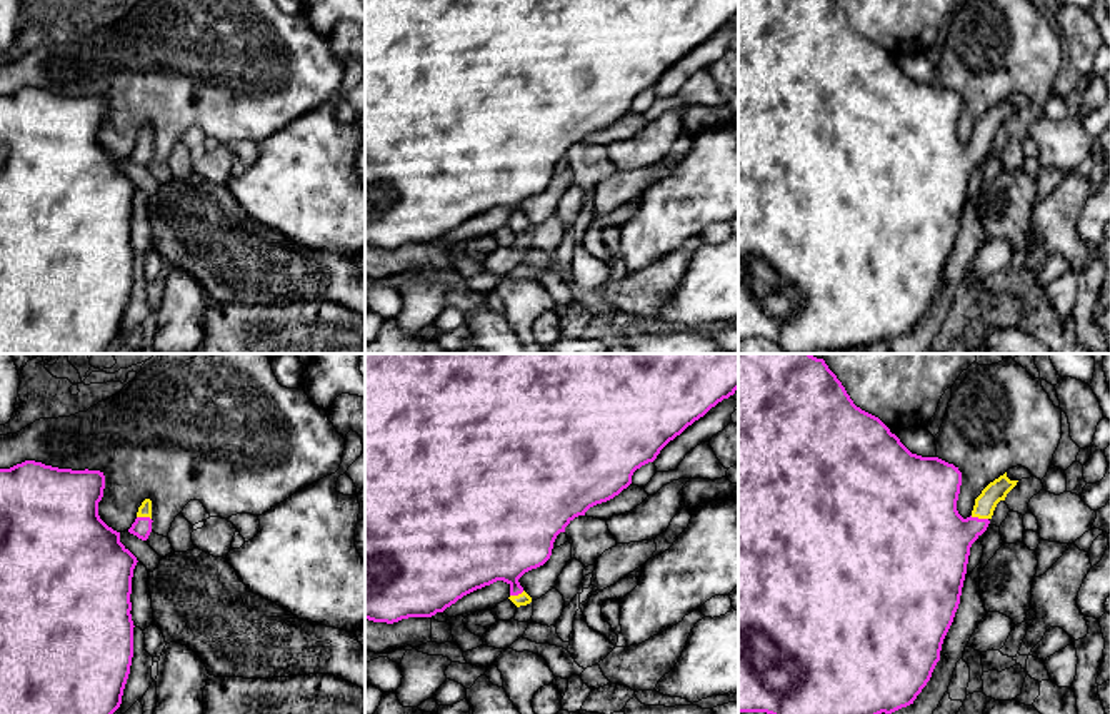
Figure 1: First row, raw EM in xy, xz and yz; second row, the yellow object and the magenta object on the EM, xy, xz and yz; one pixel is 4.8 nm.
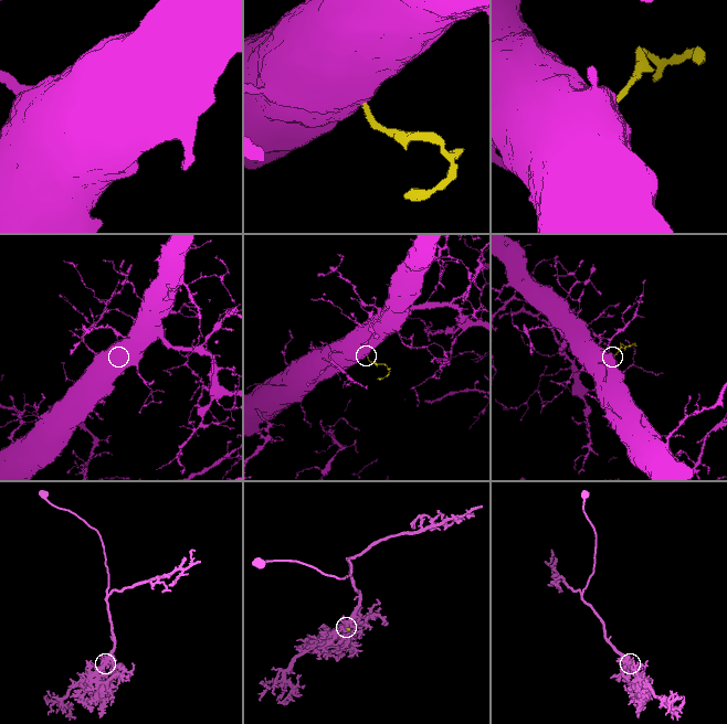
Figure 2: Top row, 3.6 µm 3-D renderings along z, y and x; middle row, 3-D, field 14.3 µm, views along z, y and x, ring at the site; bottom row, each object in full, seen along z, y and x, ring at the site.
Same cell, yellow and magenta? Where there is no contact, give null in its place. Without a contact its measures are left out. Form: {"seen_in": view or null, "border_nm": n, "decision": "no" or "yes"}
{"seen_in": "yz", "border_nm": 90, "decision": "yes"}

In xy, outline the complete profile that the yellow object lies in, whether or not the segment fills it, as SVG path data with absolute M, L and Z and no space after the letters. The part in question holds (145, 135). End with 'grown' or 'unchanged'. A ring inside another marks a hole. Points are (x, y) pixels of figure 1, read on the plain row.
M145 125L138 133L137 145L128 155L128 158L142 167L147 167L152 158L152 148L152 127Z; grown

